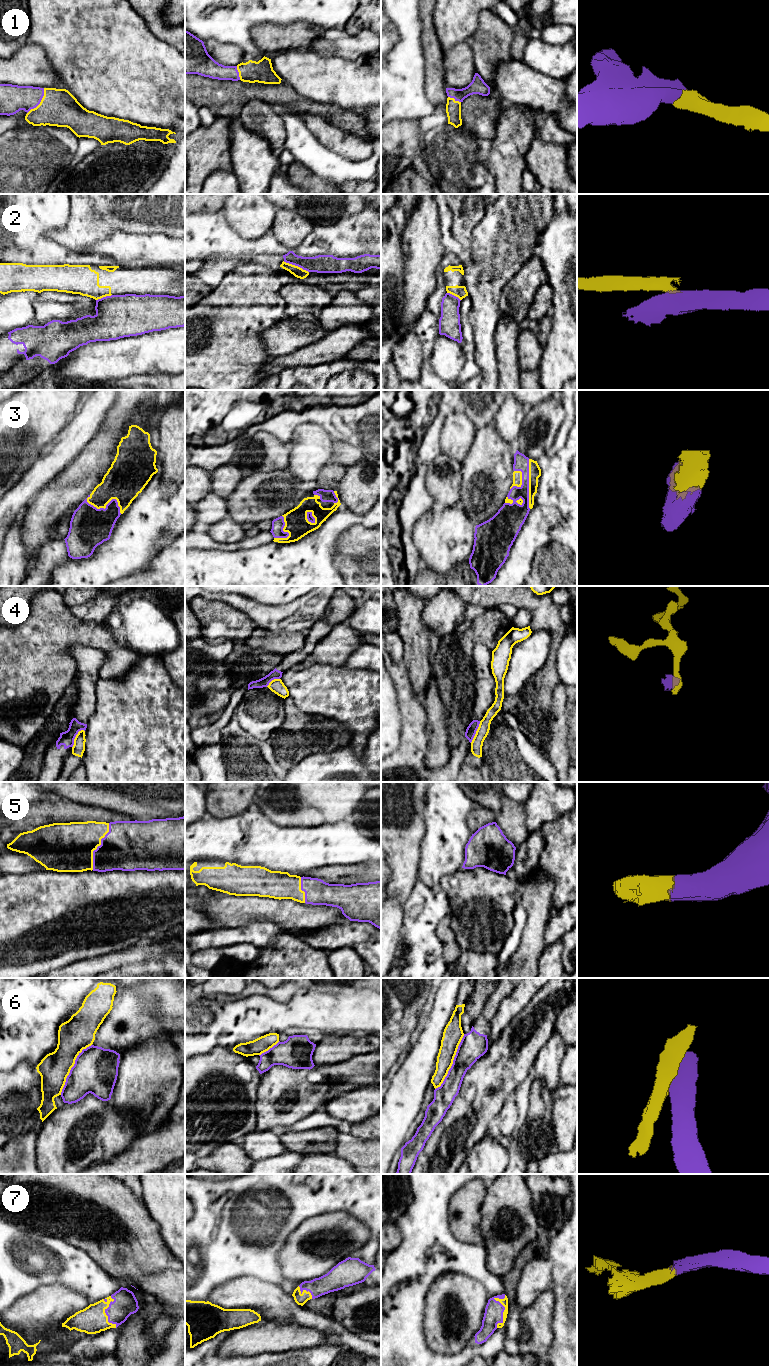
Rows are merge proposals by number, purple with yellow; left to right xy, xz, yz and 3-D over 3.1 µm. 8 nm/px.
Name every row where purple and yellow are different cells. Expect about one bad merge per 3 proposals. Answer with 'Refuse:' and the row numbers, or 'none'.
Refuse: 2, 4, 6

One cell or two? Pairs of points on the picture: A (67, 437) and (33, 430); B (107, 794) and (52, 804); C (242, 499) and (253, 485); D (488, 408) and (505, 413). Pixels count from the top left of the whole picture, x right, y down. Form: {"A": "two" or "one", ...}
{"A": "two", "B": "two", "C": "one", "D": "two"}

